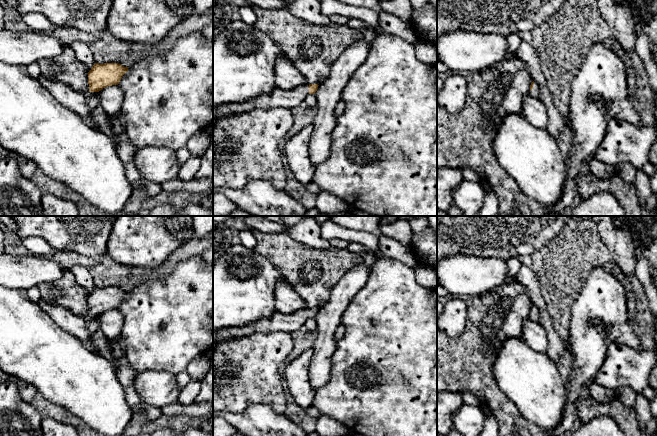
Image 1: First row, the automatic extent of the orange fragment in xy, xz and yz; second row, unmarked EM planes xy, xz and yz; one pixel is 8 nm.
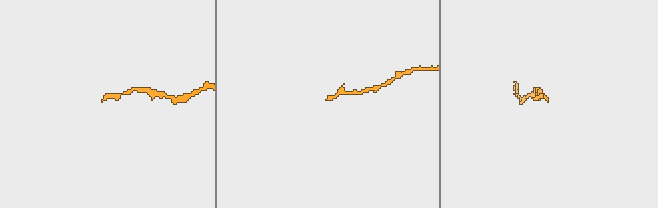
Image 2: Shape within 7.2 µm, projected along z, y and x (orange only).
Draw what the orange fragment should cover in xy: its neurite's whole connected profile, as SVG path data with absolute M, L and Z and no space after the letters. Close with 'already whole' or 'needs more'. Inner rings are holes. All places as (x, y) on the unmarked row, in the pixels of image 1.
M95 287L88 296L90 316L99 316L105 311L118 309L122 300L128 295L118 287Z | already whole

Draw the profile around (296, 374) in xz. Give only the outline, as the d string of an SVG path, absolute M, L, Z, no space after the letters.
M309 348L284 367L284 378L293 400L302 408L312 405L315 390L310 384L309 368L313 349Z

